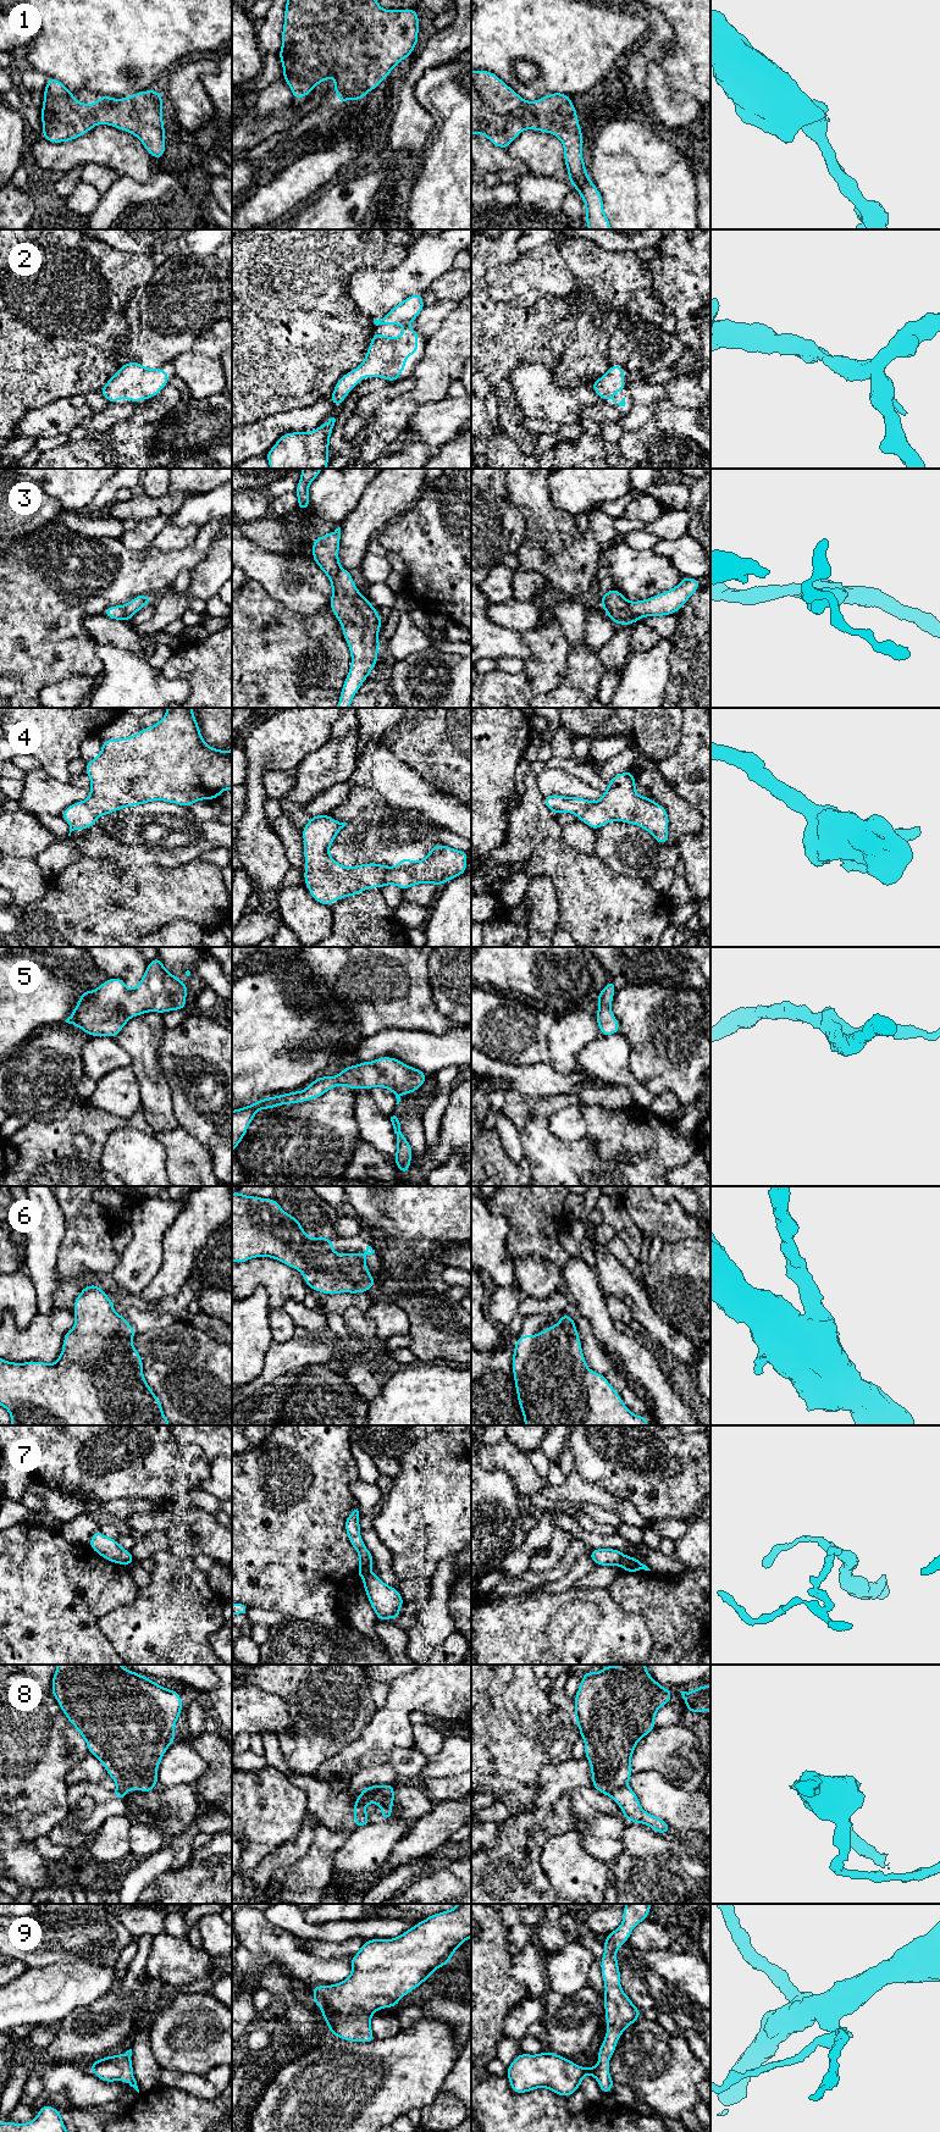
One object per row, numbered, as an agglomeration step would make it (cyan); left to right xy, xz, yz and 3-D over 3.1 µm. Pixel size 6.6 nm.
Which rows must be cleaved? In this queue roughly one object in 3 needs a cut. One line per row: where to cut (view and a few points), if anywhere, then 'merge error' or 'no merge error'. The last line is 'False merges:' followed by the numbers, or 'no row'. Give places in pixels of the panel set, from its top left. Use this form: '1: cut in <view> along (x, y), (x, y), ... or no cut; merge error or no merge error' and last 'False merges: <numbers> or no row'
1: no cut; no merge error
2: no cut; no merge error
3: no cut; no merge error
4: no cut; no merge error
5: no cut; no merge error
6: no cut; no merge error
7: cut in yz along (624, 1555), (619, 1565); merge error
8: cut in yz along (626, 1784), (614, 1788), (607, 1794); merge error
9: no cut; no merge error
False merges: 7, 8

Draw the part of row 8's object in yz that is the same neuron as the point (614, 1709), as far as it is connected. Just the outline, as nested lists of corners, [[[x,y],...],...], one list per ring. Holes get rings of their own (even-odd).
[[[606,1665],[601,1672],[587,1671],[575,1695],[575,1721],[585,1741],[585,1757],[591,1765],[592,1787],[604,1795],[627,1785],[634,1772],[631,1756],[636,1744],[656,1727],[657,1711],[670,1704],[673,1690],[653,1679],[646,1665]]]

